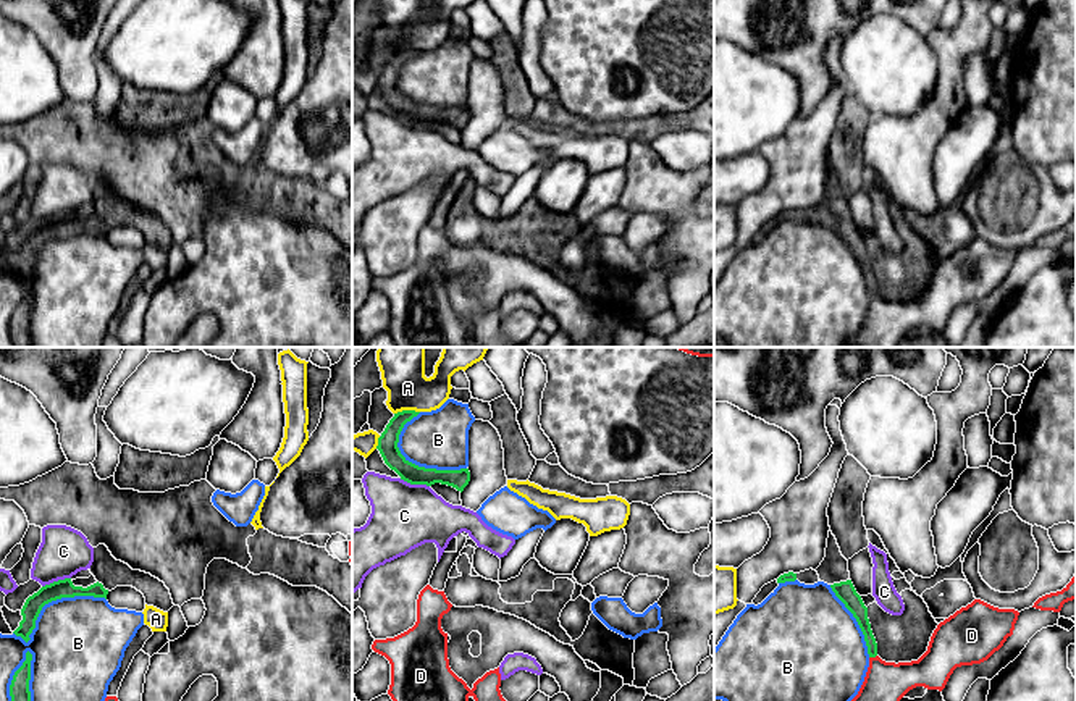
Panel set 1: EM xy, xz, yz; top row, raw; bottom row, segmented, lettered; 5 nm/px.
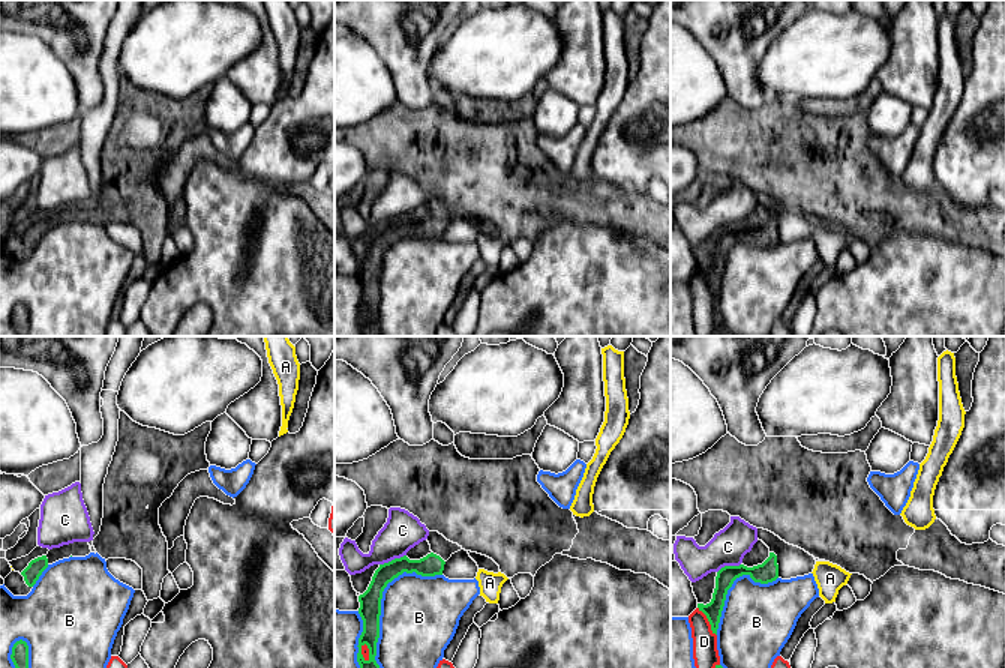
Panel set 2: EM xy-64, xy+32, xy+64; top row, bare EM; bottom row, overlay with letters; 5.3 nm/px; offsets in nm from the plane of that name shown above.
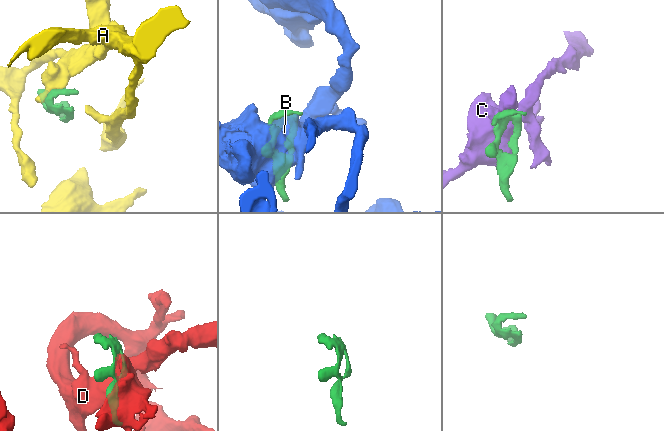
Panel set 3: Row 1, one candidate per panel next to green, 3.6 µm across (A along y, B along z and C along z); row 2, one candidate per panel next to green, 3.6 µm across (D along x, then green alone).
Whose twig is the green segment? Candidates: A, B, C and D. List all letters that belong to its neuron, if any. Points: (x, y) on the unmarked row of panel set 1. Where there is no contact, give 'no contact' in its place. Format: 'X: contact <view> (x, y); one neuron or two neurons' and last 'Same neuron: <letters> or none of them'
A: contact xz (406, 49); two neurons
B: contact xy (13, 317); two neurons
C: contact xz (414, 121); two neurons
D: contact yz (873, 294); two neurons
Same neuron: none of them

